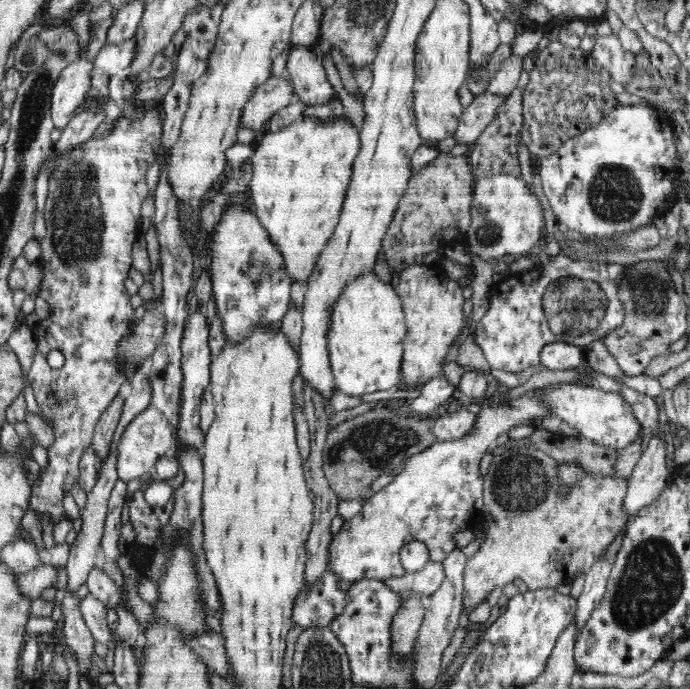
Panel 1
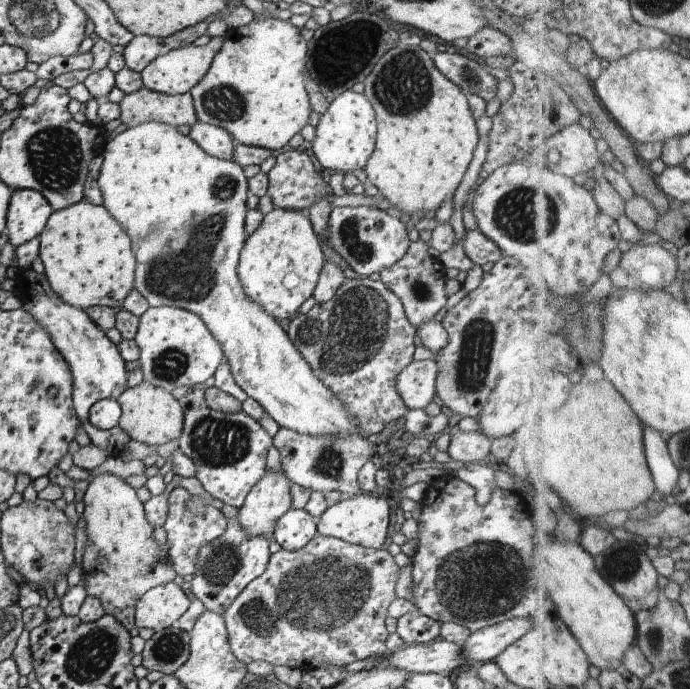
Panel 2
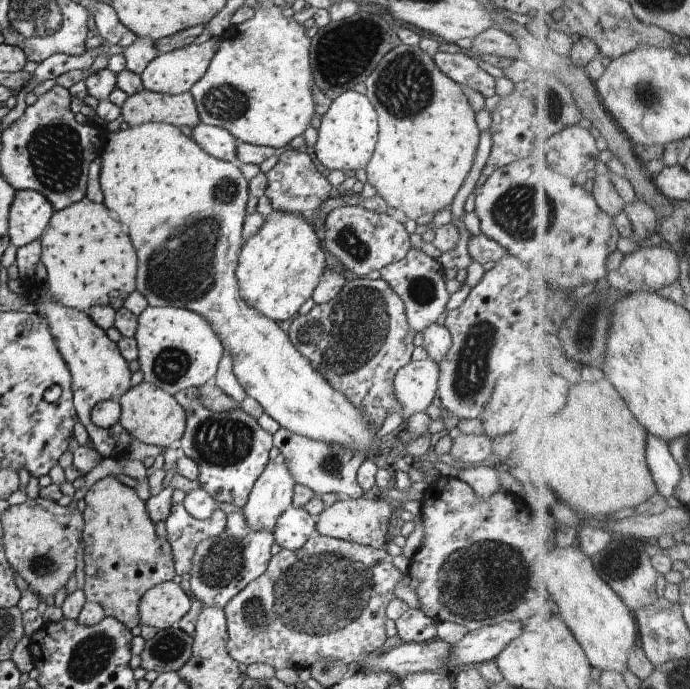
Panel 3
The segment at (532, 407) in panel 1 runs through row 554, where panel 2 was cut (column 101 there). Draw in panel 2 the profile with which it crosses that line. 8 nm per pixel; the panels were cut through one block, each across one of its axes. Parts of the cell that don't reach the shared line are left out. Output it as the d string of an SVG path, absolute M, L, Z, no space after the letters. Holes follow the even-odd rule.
M33 269L18 270L15 274L18 297L22 301L22 311L30 313L38 324L50 335L54 346L68 363L73 376L73 405L80 419L83 432L90 442L103 448L109 456L119 458L131 439L118 425L111 429L99 429L88 420L90 408L102 399L116 399L126 389L126 361L119 348L114 345L96 323L81 308L66 304L49 285L45 273Z

